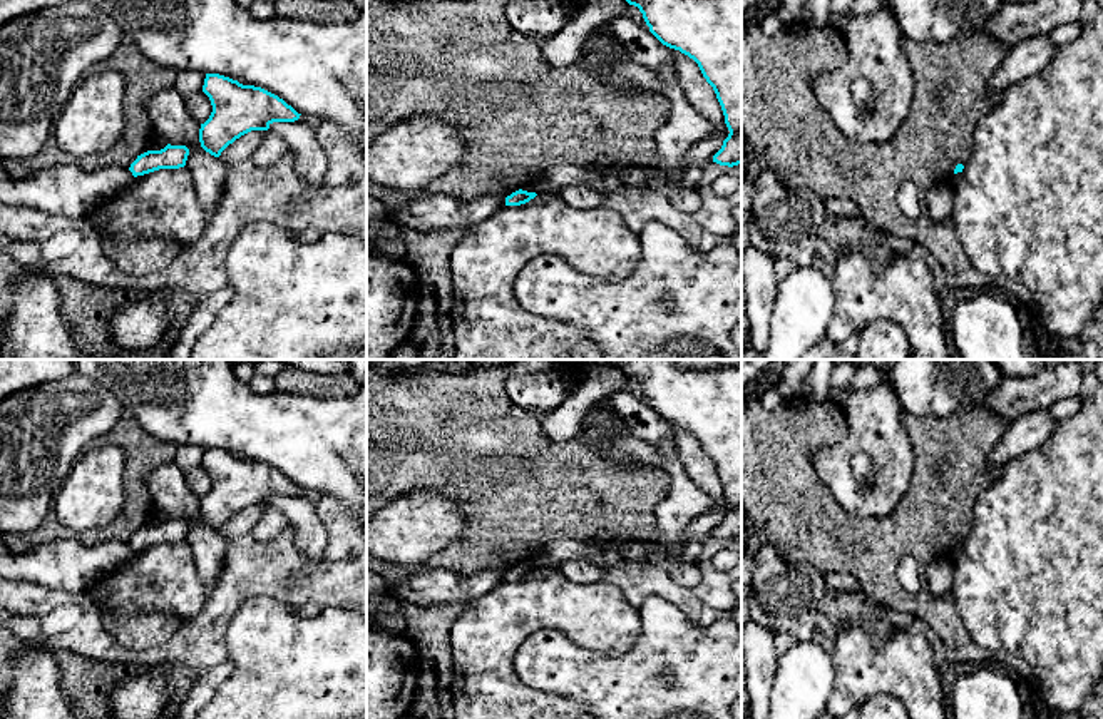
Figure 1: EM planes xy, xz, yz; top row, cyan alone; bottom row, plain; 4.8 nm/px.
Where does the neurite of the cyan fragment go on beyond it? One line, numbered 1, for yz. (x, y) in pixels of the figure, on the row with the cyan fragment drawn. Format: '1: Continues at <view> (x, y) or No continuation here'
1: No continuation here

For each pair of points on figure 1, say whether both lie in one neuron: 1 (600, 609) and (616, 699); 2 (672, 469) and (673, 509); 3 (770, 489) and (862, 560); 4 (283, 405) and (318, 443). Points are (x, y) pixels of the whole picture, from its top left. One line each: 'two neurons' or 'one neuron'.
1: two neurons
2: one neuron
3: one neuron
4: one neuron

